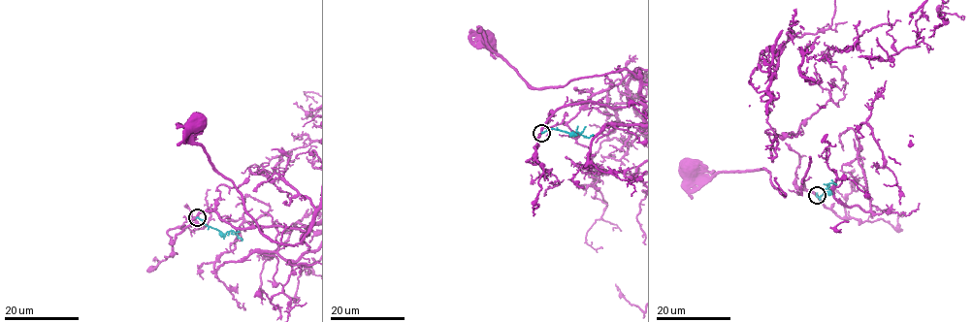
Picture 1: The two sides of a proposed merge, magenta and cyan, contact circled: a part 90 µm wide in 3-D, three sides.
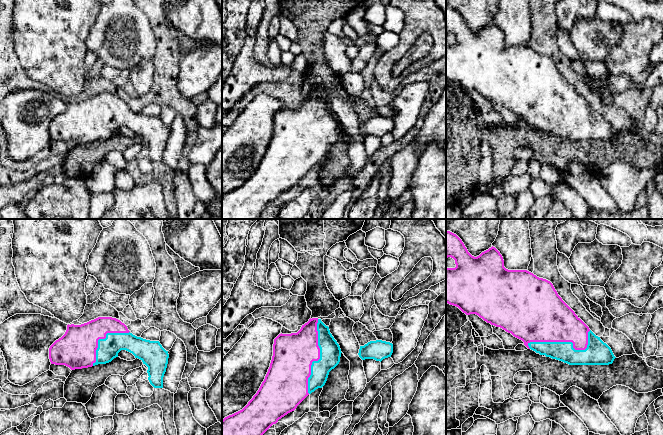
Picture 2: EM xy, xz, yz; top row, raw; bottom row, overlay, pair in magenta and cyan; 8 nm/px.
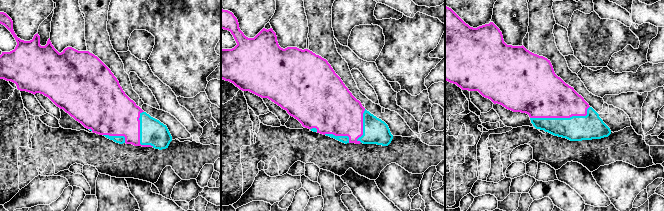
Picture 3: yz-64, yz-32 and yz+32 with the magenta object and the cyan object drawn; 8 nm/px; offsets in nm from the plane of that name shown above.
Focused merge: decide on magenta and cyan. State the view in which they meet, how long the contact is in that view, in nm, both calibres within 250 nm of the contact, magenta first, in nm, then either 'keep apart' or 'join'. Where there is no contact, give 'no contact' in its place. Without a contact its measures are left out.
meets magenta in yz; contact 550 nm long; 380 nm thick on the magenta side, 170 nm on the other; join

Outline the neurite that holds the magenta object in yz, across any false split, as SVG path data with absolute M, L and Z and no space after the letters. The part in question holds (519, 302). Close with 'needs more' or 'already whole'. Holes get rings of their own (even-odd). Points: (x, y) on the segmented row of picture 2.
M446 231L446 258L455 260L455 268L446 268L446 303L458 307L466 315L476 314L487 323L500 327L540 355L569 365L609 365L616 358L611 348L596 336L589 327L562 300L553 284L527 270L508 270L500 252L491 247L479 256L472 256L462 240Z; needs more

